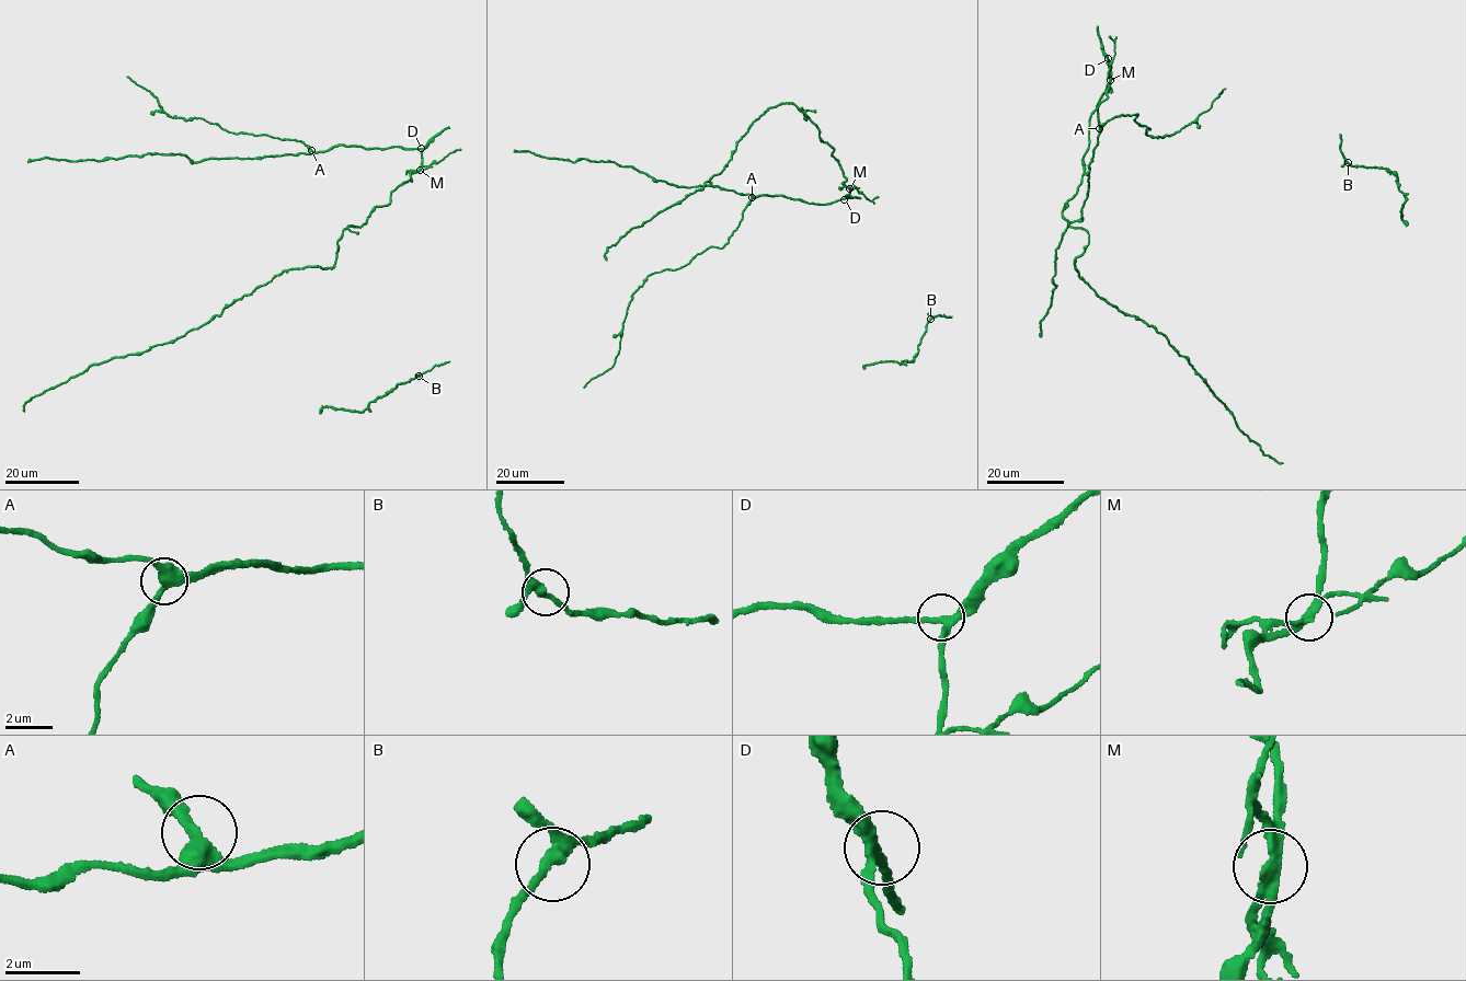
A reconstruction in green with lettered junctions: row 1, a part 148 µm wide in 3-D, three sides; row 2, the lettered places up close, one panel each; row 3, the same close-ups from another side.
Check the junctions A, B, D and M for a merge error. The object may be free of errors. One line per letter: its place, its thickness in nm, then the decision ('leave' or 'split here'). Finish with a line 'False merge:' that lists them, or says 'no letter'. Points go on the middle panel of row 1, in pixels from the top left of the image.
A: place (752, 197); calibre 360 nm; leave
B: place (930, 319); calibre 280 nm; leave
D: place (844, 199); calibre 240 nm; leave
M: place (849, 188); calibre 280 nm; split here
False merge: M

